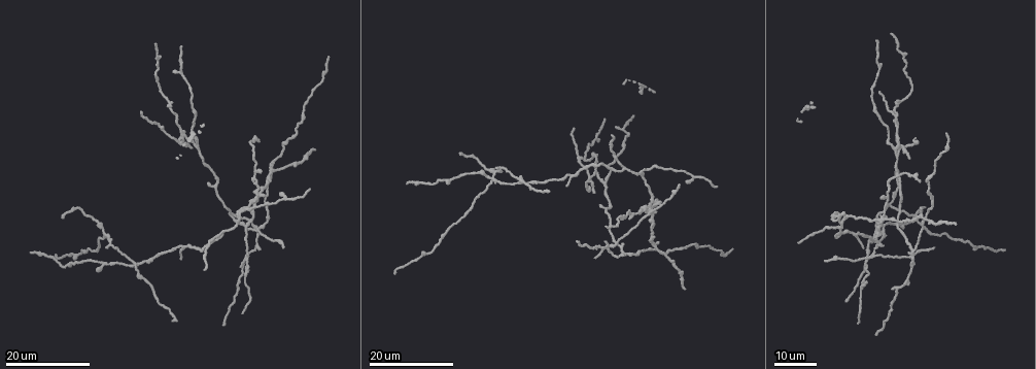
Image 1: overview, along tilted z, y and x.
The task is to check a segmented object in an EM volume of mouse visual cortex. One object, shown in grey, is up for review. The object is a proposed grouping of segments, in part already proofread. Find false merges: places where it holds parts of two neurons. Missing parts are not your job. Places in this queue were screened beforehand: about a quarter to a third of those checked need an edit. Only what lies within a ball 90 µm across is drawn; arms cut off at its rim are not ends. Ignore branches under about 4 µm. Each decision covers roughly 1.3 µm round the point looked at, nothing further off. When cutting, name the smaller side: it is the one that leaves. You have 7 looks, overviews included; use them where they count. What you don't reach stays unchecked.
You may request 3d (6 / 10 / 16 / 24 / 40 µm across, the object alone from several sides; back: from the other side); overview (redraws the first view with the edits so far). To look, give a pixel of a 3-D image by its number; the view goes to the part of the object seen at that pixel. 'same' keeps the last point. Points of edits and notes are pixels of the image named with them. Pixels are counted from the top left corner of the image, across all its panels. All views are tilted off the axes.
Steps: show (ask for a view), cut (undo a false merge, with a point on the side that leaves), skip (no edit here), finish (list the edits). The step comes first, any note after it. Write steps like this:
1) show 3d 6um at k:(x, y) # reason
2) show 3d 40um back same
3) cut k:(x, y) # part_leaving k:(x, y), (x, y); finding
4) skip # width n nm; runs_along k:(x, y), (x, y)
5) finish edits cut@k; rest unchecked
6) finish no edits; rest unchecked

show 3d 24um at 1:(895, 289) # two arms in line, one across

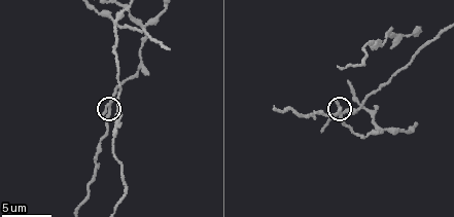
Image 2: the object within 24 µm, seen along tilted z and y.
show 3d 10um at 2:(336, 115)

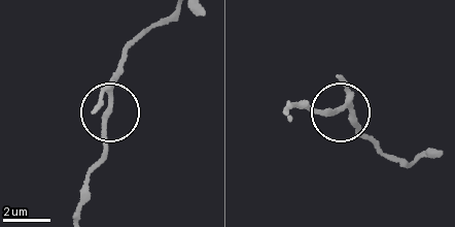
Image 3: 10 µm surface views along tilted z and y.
show 3d 10um back at 3:(343, 108)

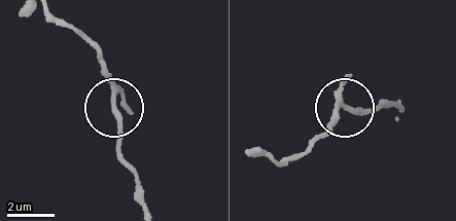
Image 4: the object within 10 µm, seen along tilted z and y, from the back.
skip # runs_along 4:(264, 153), (283, 160), (325, 130), (335, 109), (362, 110); one neuron here

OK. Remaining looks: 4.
show 3d 16um at 1:(224, 230) # arms part here

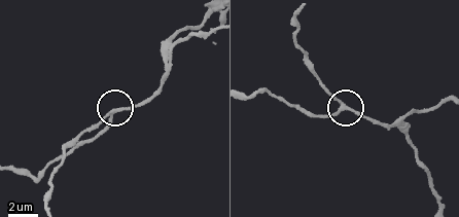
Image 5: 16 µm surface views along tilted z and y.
show 3d 6um at 5:(111, 112)

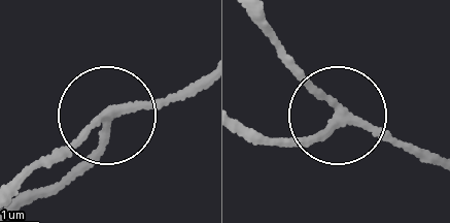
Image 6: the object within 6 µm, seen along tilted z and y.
skip # side_arm 14 um; arms 3; all the same neuron

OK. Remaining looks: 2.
show 3d 24um at 1:(104, 237) # three-way junction

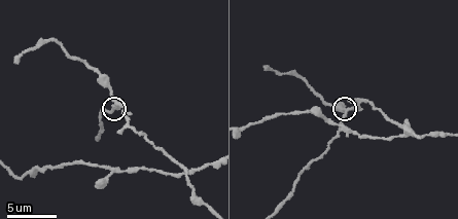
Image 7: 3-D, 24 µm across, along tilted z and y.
show 3d 10um at 7:(347, 112)

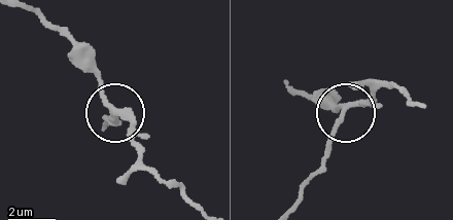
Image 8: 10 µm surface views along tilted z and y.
cut 8:(327, 140) # arms 3; part_leaving 8:(343, 115), (334, 125), (322, 164), (289, 209); a second neuron is stuck on

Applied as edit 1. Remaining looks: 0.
finish edits cut@8; rest unchecked

